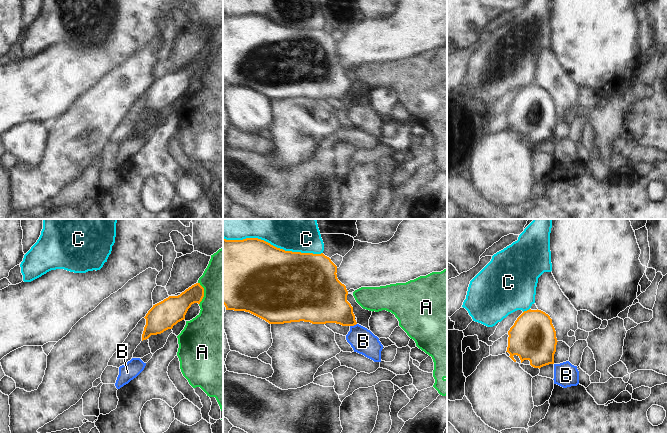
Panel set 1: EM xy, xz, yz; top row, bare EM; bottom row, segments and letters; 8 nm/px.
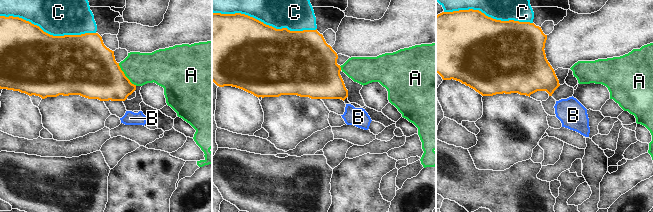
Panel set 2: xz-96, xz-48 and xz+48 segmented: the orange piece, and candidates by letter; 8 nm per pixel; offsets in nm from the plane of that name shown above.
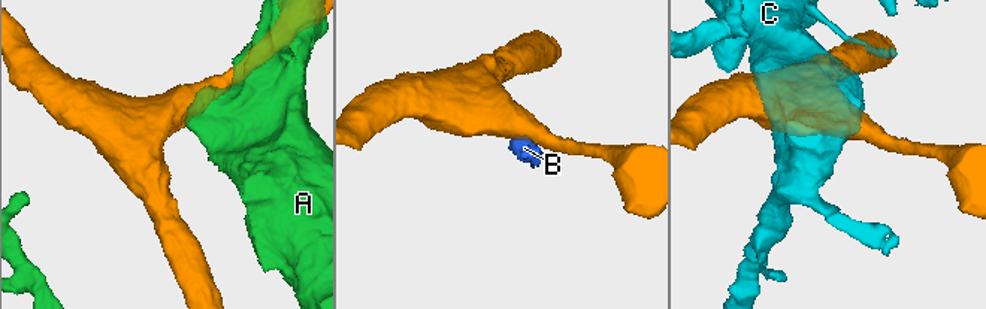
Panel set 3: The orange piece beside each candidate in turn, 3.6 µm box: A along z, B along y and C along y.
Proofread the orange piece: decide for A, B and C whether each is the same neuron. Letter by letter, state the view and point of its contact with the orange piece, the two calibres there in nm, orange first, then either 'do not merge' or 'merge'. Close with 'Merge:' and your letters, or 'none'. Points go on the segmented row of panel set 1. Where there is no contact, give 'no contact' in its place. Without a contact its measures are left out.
A: xy (203, 293) | 190/380 nm | do not merge
B: xz (353, 325) | 280/200 nm | do not merge
C: xz (272, 245) | 500/480 nm | do not merge
Merge: none

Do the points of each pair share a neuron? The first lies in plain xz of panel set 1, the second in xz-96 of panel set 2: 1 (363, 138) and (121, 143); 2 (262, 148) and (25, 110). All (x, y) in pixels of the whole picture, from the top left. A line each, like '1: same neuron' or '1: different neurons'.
1: different neurons
2: different neurons

